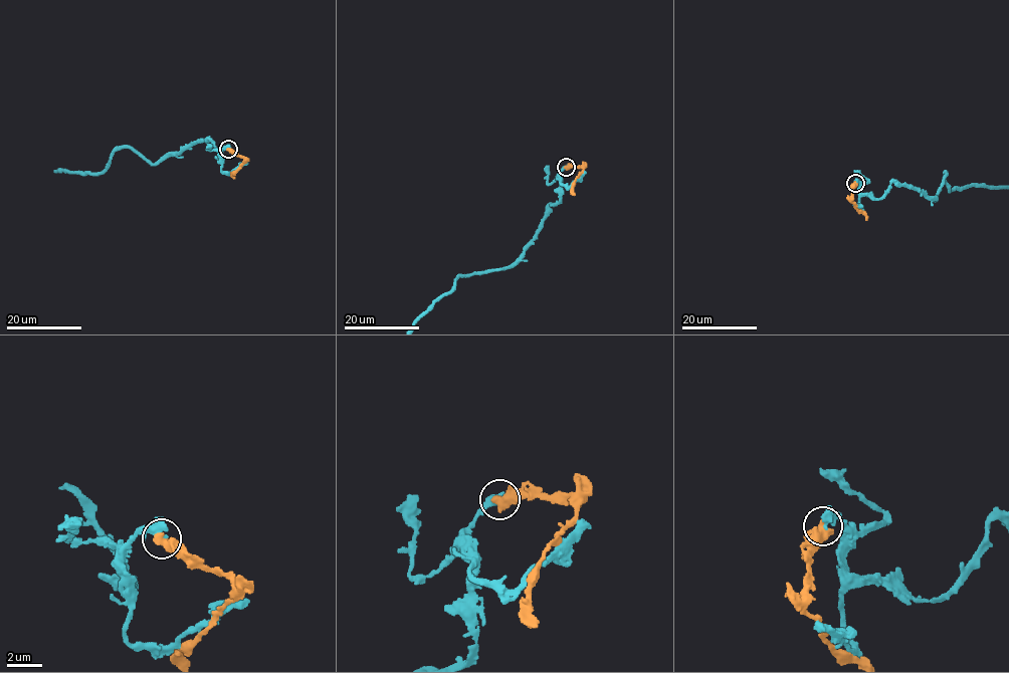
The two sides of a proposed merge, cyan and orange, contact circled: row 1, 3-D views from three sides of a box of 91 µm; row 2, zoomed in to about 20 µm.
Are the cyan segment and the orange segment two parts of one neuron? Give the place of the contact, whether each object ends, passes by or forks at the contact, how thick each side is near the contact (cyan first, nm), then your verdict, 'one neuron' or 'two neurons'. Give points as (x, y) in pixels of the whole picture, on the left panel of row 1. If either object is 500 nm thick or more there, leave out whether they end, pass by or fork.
(228, 149) | 360/650 nm | two neurons

